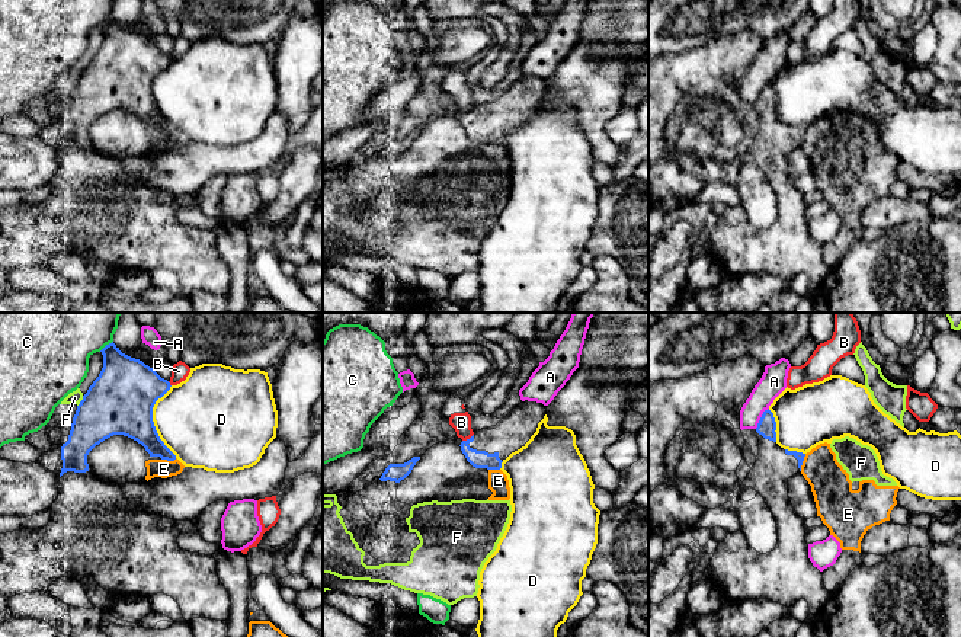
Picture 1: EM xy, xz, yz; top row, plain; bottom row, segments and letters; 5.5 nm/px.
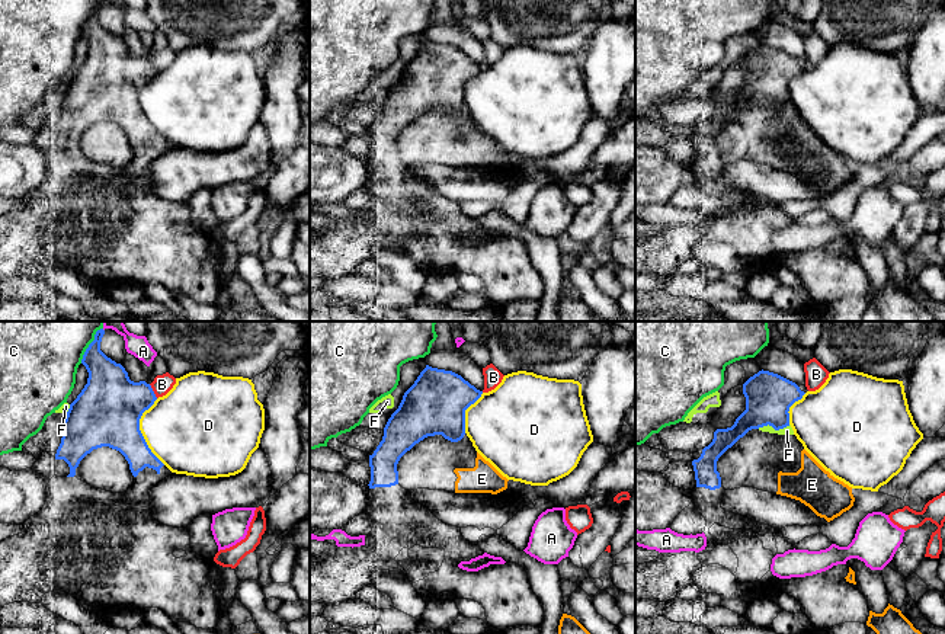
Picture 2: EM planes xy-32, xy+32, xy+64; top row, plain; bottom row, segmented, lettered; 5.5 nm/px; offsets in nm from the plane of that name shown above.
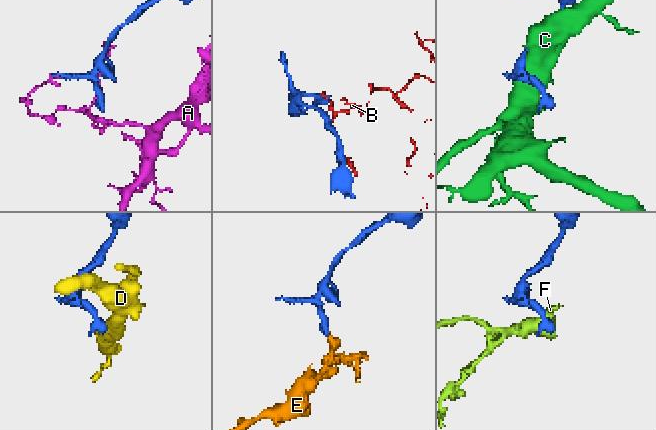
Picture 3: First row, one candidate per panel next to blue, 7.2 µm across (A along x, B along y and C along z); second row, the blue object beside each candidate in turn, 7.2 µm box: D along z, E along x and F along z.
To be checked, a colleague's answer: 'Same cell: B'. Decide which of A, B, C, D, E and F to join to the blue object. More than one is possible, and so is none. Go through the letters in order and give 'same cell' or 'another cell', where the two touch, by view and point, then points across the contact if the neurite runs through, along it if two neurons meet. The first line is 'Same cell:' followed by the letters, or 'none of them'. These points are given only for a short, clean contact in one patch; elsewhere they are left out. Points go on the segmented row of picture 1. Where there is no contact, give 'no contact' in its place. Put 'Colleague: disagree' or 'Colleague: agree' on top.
Colleague: disagree
Same cell: none of them
A: another cell | yz (761, 418)
B: another cell | xz (467, 439) | along xz (473, 434), (463, 441)
C: another cell | xy (106, 345)
D: another cell | xy (153, 422)
E: another cell | yz (801, 463) | along yz (806, 454), (800, 470)
F: another cell | xy (80, 402)

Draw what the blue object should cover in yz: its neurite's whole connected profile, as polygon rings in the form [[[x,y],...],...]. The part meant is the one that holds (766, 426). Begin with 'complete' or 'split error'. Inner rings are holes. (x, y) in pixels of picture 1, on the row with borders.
split error; [[[768,409],[756,428],[759,455],[741,486],[755,489],[765,499],[776,521],[778,544],[773,551],[760,554],[747,544],[741,531],[731,532],[724,542],[718,544],[708,573],[724,601],[769,599],[789,608],[797,601],[805,599],[810,614],[817,617],[830,593],[824,586],[821,572],[808,558],[805,521],[797,515],[788,497],[788,478],[801,471],[805,454],[781,448],[776,444],[775,430],[773,413]]]

